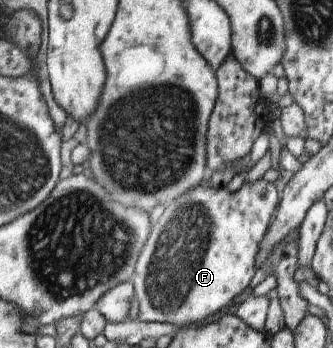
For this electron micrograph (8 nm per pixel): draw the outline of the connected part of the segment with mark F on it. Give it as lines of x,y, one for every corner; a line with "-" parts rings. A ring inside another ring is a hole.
263,179
243,182
235,192
201,181
197,186
188,188
177,200
181,200
181,204
165,222
163,232
159,234
157,226
151,230
130,276
129,282
137,298
139,321
183,326
199,322
231,304
231,300
251,284
249,280
255,271
255,253
269,225
271,212
278,203
275,185

